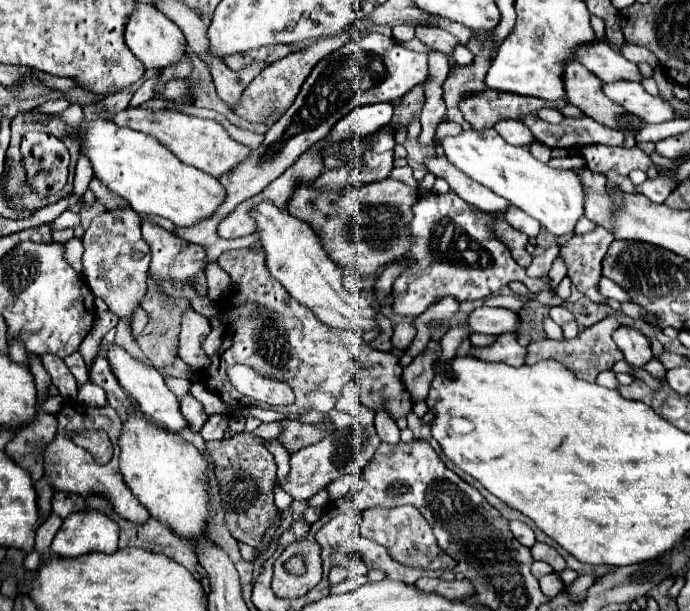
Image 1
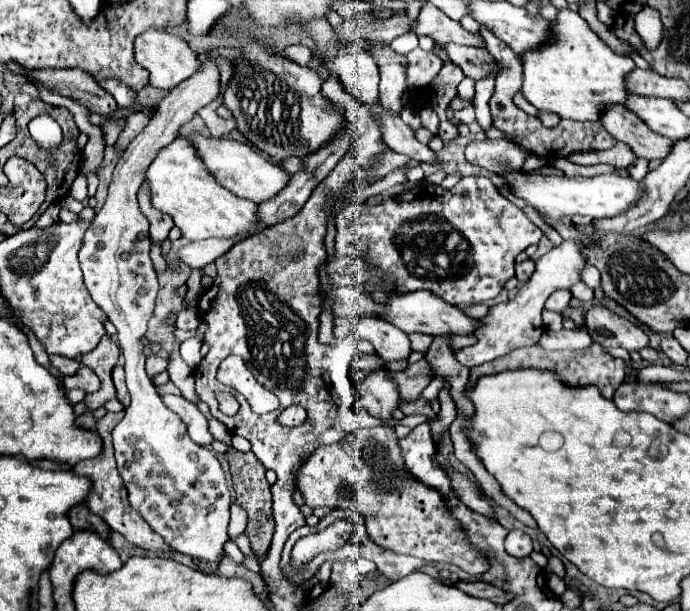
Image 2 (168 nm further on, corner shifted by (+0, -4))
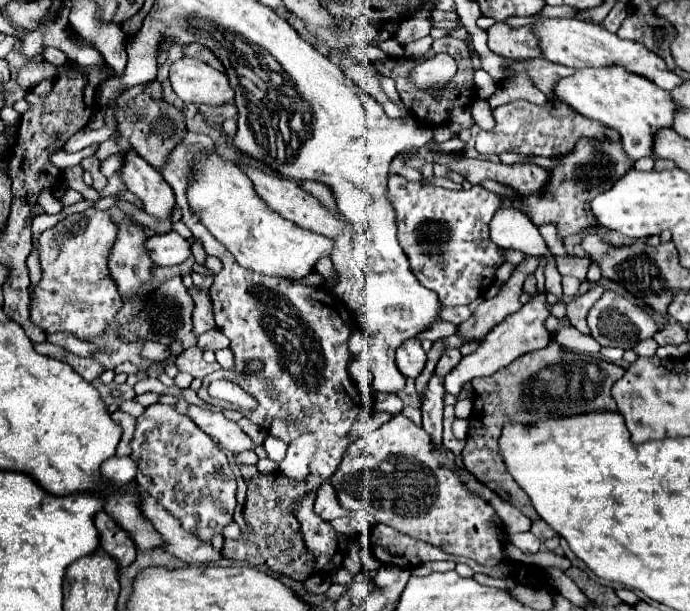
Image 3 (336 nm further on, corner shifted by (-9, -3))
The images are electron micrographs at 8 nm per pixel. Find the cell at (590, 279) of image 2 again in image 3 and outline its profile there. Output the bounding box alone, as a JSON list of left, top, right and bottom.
[389,176,503,306]

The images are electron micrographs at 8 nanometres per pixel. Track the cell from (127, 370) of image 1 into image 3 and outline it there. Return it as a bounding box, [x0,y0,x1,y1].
[189,406,267,458]

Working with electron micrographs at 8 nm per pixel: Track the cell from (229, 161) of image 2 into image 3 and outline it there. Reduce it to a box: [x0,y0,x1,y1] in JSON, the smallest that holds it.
[241,164,343,238]

